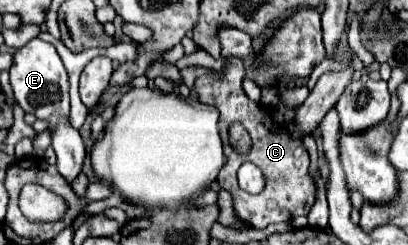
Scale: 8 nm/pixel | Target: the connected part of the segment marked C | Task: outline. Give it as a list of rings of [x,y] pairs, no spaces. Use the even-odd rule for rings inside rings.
[[[229,58],[219,72],[209,72],[209,74],[199,76],[195,80],[195,88],[199,92],[201,102],[215,106],[221,114],[219,116],[219,132],[227,134],[229,122],[239,122],[247,128],[247,132],[251,134],[251,140],[253,140],[253,146],[247,152],[247,156],[239,156],[233,152],[233,148],[229,144],[227,146],[223,144],[223,152],[225,152],[227,162],[217,176],[217,184],[223,190],[231,192],[235,214],[247,226],[265,228],[271,222],[289,222],[297,216],[307,216],[313,202],[315,202],[315,184],[307,174],[309,154],[307,154],[303,142],[293,140],[287,132],[279,132],[275,122],[269,118],[271,114],[247,98],[247,94],[241,88],[243,76],[245,76],[243,60]],[[243,162],[253,162],[255,166],[259,166],[263,170],[267,184],[265,184],[265,190],[261,194],[249,194],[249,192],[239,188],[237,170]]]

